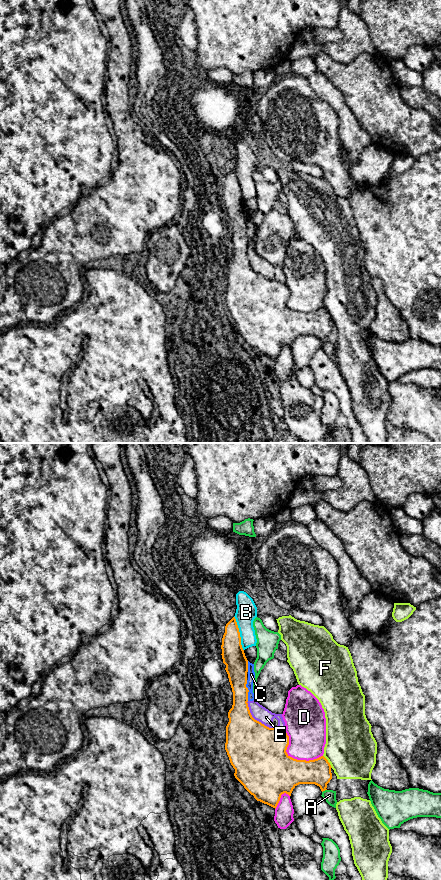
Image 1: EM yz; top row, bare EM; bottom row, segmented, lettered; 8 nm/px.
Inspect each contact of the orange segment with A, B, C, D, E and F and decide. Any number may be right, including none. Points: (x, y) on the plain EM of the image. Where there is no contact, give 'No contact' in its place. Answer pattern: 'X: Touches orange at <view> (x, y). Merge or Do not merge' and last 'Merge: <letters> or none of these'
A: Touches orange at yz (324, 342). Do not merge
B: Touches orange at yz (239, 185). Do not merge
C: Touches orange at yz (248, 242). Do not merge
D: Touches orange at yz (293, 310). Do not merge
E: Touches orange at yz (260, 274). Do not merge
F: Touches orange at yz (327, 313). Do not merge
Merge: none of these

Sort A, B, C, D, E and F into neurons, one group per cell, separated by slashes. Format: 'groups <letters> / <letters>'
groups A B C E F / D

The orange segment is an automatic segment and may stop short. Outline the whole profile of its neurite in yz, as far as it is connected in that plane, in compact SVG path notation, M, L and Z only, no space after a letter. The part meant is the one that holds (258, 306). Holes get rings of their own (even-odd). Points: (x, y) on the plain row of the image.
M235 169L225 178L221 201L223 215L226 217L225 222L233 244L233 257L228 264L229 274L226 278L225 302L235 321L235 330L257 353L275 361L281 347L286 345L291 348L293 341L299 336L315 336L322 344L327 342L327 336L332 331L332 319L324 308L309 313L290 309L286 304L289 297L287 285L284 282L269 280L252 269L247 255L248 212L241 197Z

